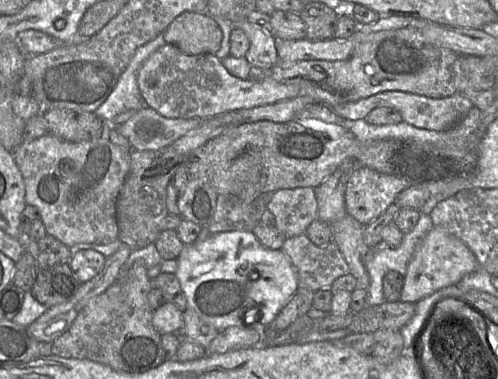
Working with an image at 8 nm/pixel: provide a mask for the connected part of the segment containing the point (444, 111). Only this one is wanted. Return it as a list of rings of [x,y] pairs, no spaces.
[[[386,91],[355,102],[348,102],[330,108],[344,120],[355,121],[364,120],[370,111],[379,107],[396,109],[401,114],[402,121],[416,128],[432,131],[446,131],[462,119],[474,105],[461,94],[455,94],[445,98],[430,98],[402,91]]]

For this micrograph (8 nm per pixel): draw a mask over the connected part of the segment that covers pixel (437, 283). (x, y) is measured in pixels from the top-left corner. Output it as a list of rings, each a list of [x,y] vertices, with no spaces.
[[[433,227],[418,244],[408,263],[400,302],[416,303],[444,287],[457,285],[478,268],[476,256],[463,241],[442,228]]]

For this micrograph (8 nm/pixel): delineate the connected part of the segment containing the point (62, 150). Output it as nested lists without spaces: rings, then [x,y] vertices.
[[[50,133],[23,143],[12,153],[25,184],[26,205],[35,206],[46,232],[73,249],[76,244],[109,244],[118,239],[116,201],[130,169],[132,148],[123,148],[109,139],[68,142]]]

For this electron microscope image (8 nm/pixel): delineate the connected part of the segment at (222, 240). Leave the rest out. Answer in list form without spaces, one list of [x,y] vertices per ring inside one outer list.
[[[252,231],[214,233],[204,241],[184,247],[175,272],[187,300],[187,307],[203,321],[222,331],[231,326],[265,330],[298,289],[298,277],[289,257],[281,249],[263,246]]]

